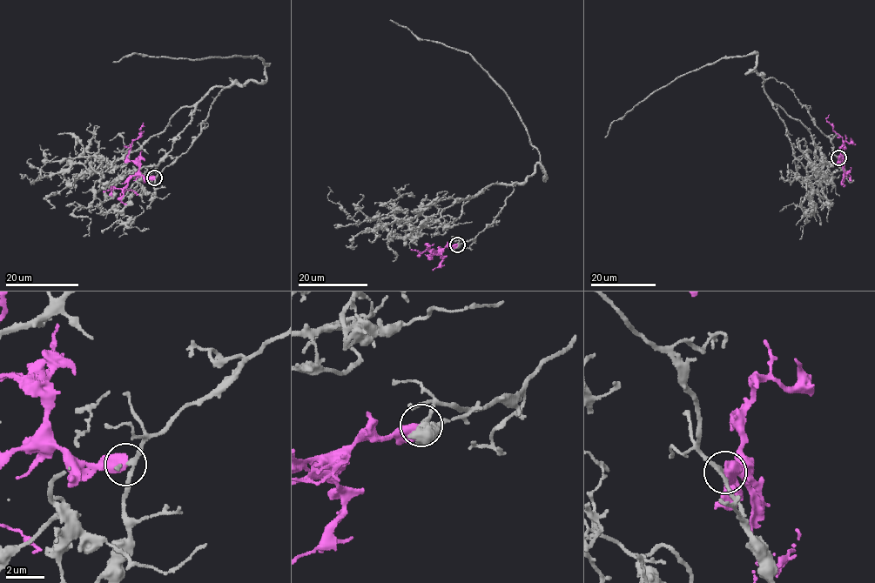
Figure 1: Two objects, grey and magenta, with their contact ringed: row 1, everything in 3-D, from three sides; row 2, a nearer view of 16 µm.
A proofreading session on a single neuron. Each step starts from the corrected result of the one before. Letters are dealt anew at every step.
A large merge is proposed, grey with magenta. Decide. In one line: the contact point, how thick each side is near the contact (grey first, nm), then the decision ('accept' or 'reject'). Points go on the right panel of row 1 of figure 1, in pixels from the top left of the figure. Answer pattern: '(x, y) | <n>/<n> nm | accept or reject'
(838, 157) | 170/600 nm | accept

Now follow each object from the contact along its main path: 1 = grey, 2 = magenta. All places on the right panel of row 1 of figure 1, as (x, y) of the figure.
1: (837, 157), (786, 85), (755, 71), (746, 74), (757, 55), (749, 54), (681, 75), (615, 121), (605, 137)
2: (837, 157), (839, 158), (839, 149), (844, 146), (842, 138), (826, 120), (829, 115)

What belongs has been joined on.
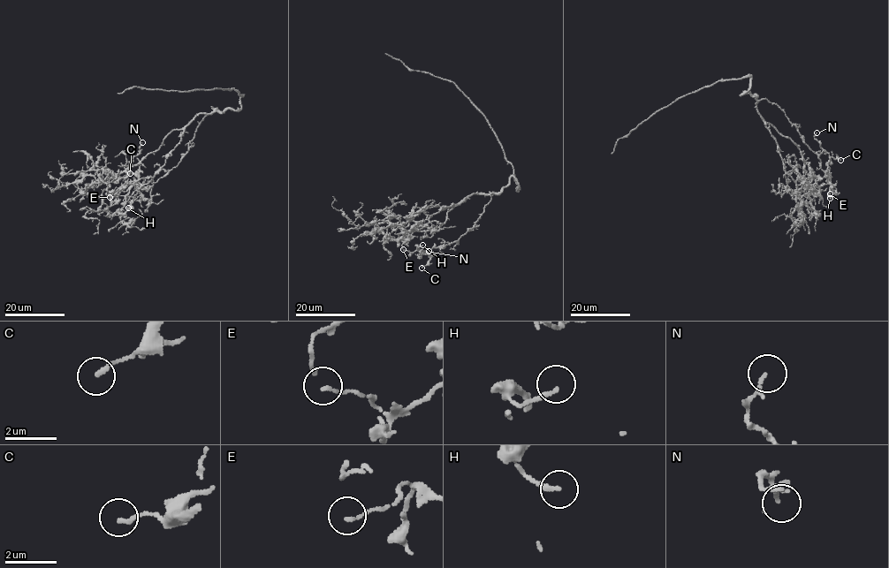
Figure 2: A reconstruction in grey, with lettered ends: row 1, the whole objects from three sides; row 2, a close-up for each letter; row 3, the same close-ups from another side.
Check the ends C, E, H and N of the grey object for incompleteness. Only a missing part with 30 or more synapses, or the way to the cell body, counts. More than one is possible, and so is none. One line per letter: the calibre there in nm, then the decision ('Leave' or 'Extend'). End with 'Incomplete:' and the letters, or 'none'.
C: Thickness 160 nm. Leave
E: Thickness 110 nm. Leave
H: Thickness 180 nm. Leave
N: Thickness 140 nm. Leave
Incomplete: none

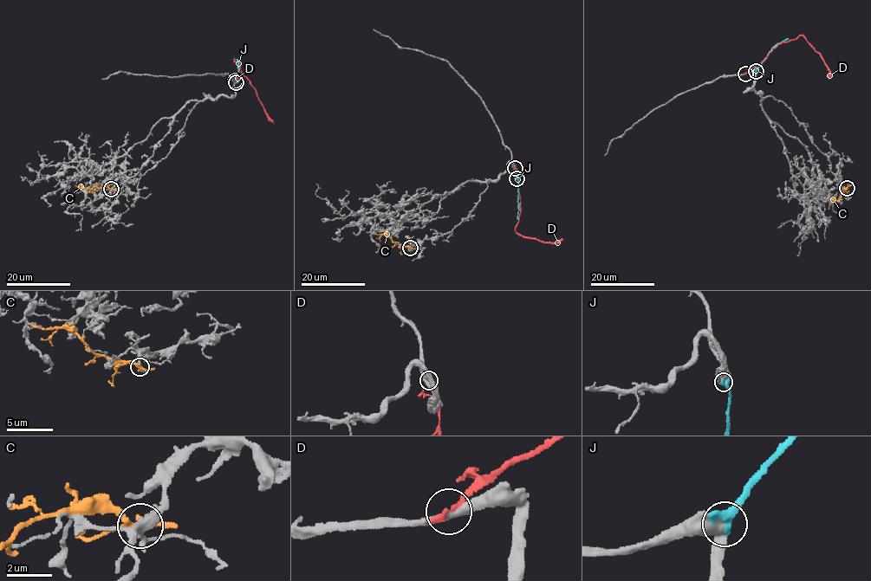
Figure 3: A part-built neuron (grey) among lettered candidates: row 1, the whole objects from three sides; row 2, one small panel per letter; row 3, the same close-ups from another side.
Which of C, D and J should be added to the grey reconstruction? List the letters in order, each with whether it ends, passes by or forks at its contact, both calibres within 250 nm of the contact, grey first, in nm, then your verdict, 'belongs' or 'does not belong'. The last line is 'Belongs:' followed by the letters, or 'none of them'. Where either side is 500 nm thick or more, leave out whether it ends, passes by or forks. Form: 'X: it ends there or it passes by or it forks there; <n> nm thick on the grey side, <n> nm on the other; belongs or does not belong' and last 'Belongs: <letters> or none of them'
C: it forks there; 180 nm thick on the grey side, 190 nm on the other; does not belong
D: it ends there; 360 nm thick on the grey side, 240 nm on the other; does not belong
J: it ends there; 400 nm thick on the grey side, 480 nm on the other; belongs
Belongs: J

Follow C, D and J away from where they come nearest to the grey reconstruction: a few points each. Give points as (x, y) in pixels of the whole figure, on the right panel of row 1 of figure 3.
C: (847, 188), (836, 201), (829, 201)
D: (745, 74), (779, 43), (802, 35), (826, 64), (828, 78)
J: (756, 71), (768, 53), (788, 39)

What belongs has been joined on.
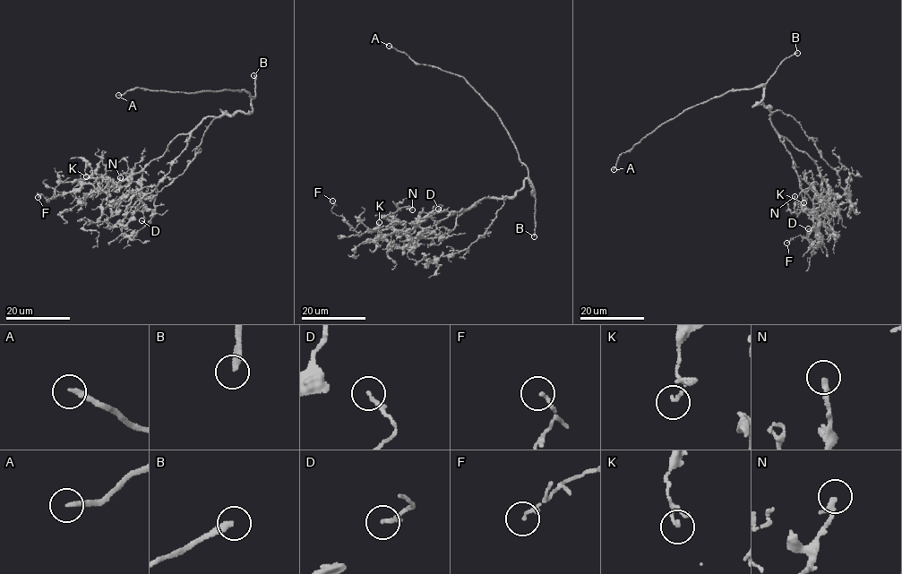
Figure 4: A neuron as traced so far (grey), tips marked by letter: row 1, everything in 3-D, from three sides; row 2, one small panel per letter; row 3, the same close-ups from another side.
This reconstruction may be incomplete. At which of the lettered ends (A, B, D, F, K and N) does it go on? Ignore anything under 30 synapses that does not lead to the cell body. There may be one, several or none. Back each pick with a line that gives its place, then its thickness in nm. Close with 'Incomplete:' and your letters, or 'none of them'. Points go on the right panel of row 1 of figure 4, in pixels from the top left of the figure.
A: Place: (614, 169). Thickness 200 nm
B: Place: (797, 53). Thickness 240 nm
Incomplete: A, B

